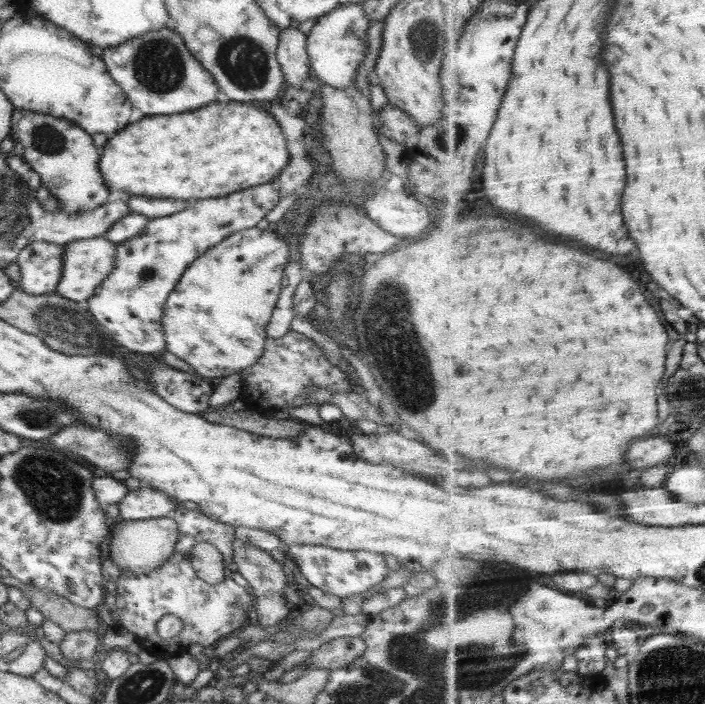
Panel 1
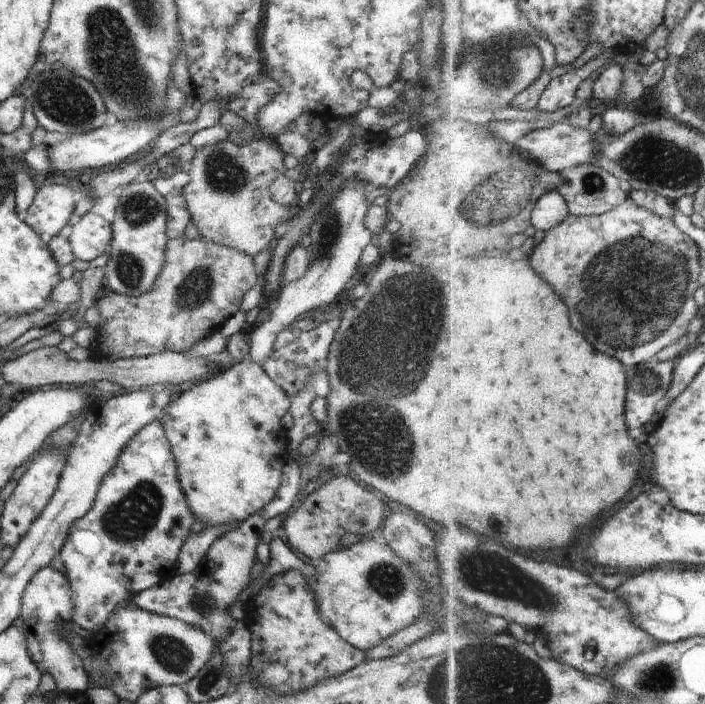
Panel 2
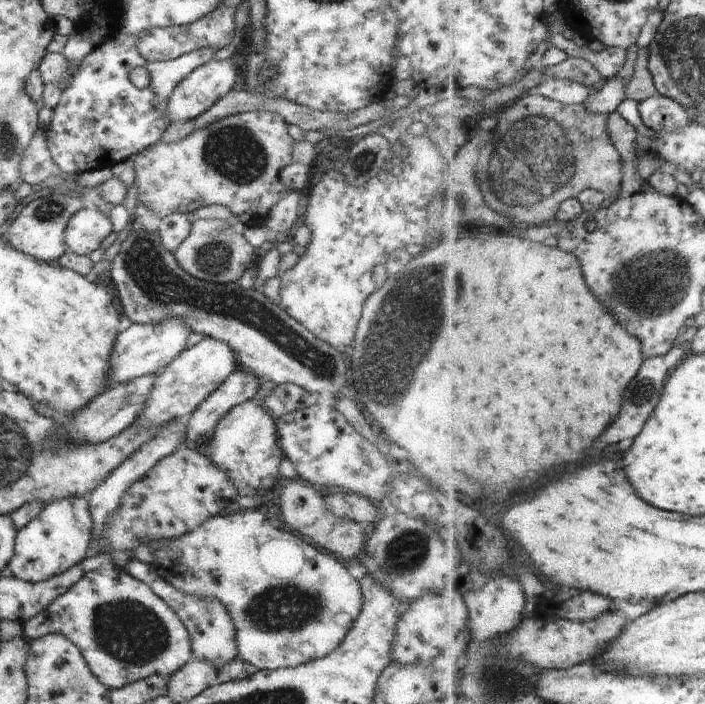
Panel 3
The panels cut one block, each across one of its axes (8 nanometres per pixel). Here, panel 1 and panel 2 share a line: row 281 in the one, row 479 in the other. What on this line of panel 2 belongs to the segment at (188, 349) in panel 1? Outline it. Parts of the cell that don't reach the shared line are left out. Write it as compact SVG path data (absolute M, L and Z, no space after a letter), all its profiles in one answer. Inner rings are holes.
M248 359L227 366L218 376L194 384L181 393L184 394L180 398L177 394L174 396L174 406L169 403L167 414L161 422L176 461L178 482L186 496L188 508L194 514L194 520L203 522L206 528L241 523L270 504L278 493L282 467L289 460L282 417L289 411L292 400L276 382L268 378L261 365Z

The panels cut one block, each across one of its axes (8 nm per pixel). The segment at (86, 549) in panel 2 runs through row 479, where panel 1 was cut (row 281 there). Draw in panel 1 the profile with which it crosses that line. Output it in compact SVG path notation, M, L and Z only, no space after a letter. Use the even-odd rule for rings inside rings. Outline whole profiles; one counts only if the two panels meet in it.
M262 183L244 190L218 198L193 199L190 205L184 210L164 216L162 218L150 218L144 232L132 240L116 243L116 260L114 270L100 286L96 286L94 294L89 298L89 311L96 319L98 325L102 325L111 338L132 350L132 352L162 352L165 348L165 336L162 326L162 317L168 295L174 290L176 283L182 278L182 273L197 256L204 254L204 251L216 243L224 240L228 235L256 227L256 224L278 204L280 193L272 183Z

